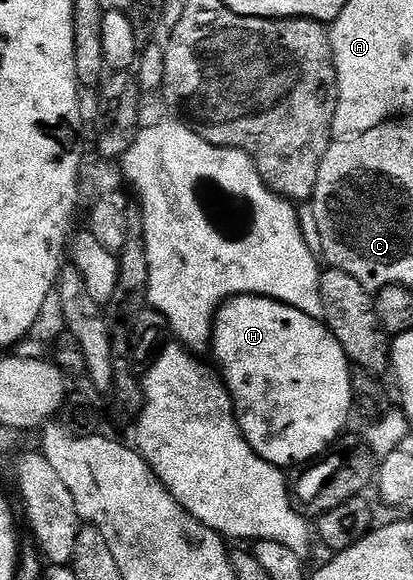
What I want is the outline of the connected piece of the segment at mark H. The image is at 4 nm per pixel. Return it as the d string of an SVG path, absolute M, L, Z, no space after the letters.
M237 294L223 302L213 317L211 354L217 357L216 369L231 396L243 436L263 460L282 468L308 464L342 437L349 410L354 409L353 374L345 349L324 321L307 316L286 302L258 294Z

